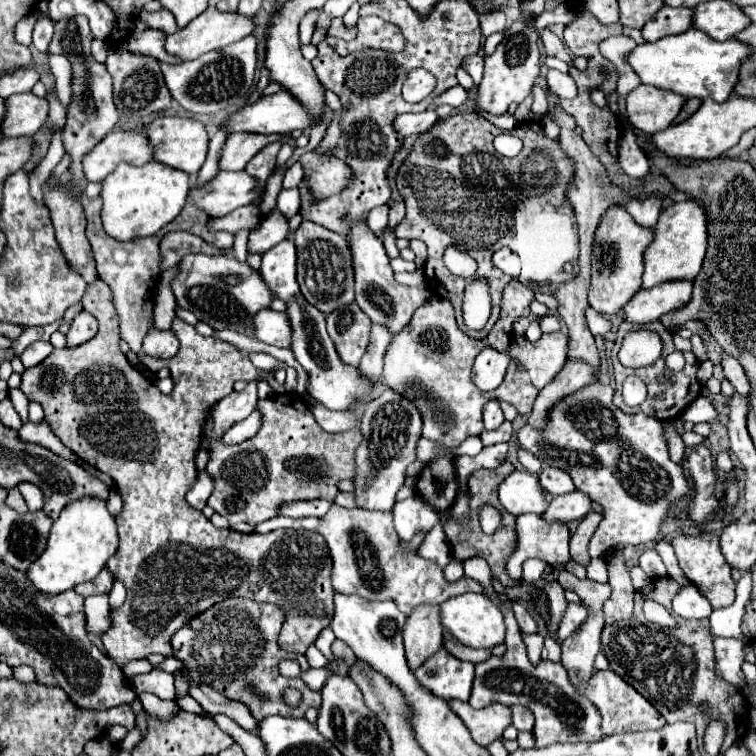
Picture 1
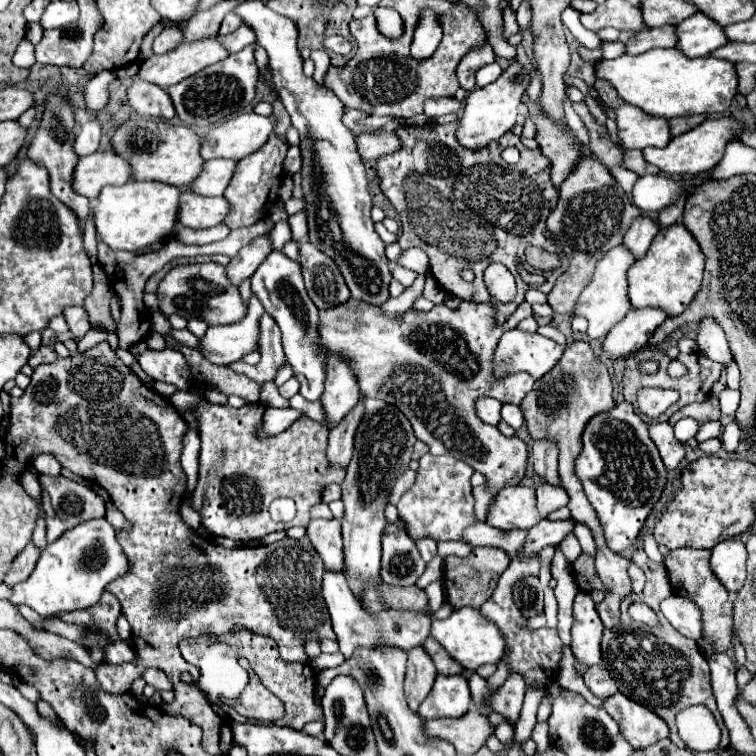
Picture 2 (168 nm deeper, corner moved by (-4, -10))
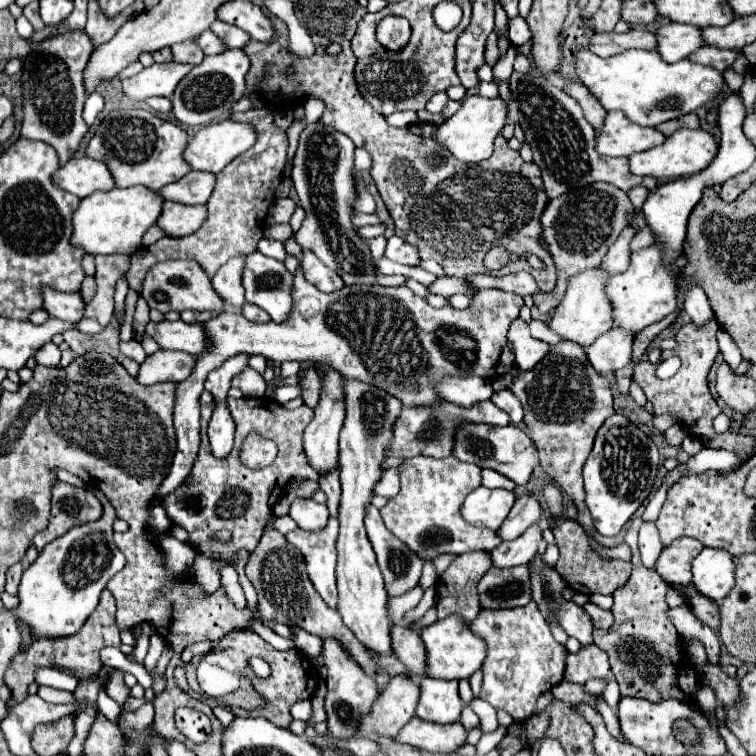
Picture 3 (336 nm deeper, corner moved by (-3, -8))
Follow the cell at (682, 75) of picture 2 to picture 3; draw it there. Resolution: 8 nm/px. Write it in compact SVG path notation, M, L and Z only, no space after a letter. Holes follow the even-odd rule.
M581 50L577 54L575 72L607 112L619 110L631 122L649 128L715 102L723 88L721 72L693 64L689 60L667 64L659 60L655 50L627 50L609 58L599 58L589 50Z

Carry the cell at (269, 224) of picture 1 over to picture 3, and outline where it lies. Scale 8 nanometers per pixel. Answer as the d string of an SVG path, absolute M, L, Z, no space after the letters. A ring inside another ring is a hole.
M237 256L235 260L223 264L223 268L219 268L219 272L211 278L213 290L229 308L241 308L245 304L241 270L243 270L243 258Z

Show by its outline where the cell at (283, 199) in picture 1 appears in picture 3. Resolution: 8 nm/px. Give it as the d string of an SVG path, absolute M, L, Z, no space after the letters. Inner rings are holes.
M263 238L263 240L259 242L259 252L265 254L265 256L269 256L269 258L275 258L275 260L279 260L279 262L283 262L283 260L287 258L287 252L285 252L283 244L277 242L277 240L267 240L267 238Z

